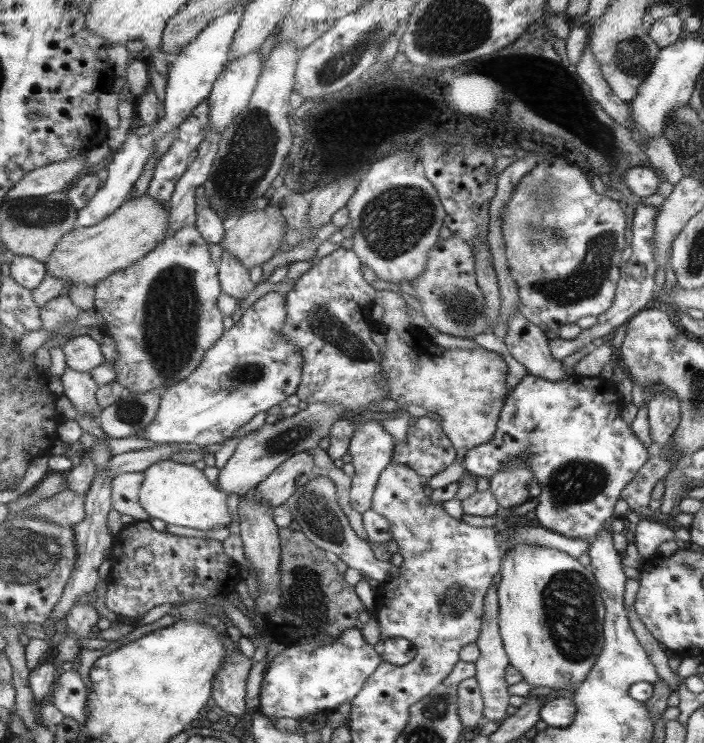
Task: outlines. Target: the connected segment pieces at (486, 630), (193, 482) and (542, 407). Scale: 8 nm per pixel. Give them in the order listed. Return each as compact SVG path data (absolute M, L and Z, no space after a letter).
M497 586L490 588L490 592L486 595L484 612L481 636L475 642L481 652L474 663L474 666L476 666L475 676L483 698L483 722L490 720L502 722L507 717L506 708L508 708L508 700L510 700L510 693L508 693L509 684L504 679L504 670L508 668L510 661L508 653L504 650L503 640L499 631L499 598Z
M170 459L152 464L143 472L144 481L139 492L140 505L152 520L162 520L167 525L174 524L201 531L210 531L216 526L230 526L228 522L232 518L226 506L226 492L214 488L214 484L210 484L202 472L203 470L190 464Z
M527 374L510 391L494 438L489 443L472 447L460 462L466 472L491 479L508 463L514 463L518 455L522 455L524 451L528 452L526 461L530 465L534 480L542 488L538 496L538 507L534 510L538 524L560 533L561 536L591 541L603 530L605 523L615 517L615 505L622 490L648 461L648 450L638 437L632 434L630 426L624 424L624 420L620 418L620 410L622 400L618 398L616 386L610 379L598 376L568 376L566 380L552 382Z

